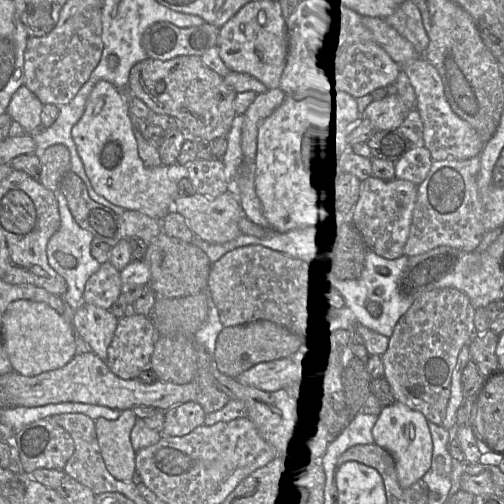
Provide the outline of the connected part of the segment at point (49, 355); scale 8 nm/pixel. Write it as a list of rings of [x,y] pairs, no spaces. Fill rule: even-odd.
[[[11,302],[2,317],[2,341],[13,371],[27,377],[59,369],[76,355],[73,325],[45,302]]]

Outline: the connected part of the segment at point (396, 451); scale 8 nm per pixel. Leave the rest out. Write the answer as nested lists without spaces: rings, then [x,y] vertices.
[[[395,401],[382,408],[372,428],[374,443],[384,448],[393,458],[399,485],[408,488],[422,479],[431,467],[433,443],[425,416],[406,405]]]

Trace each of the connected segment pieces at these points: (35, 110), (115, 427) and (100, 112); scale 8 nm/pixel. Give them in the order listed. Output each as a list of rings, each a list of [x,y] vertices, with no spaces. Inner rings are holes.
[[[20,86],[13,94],[6,113],[19,123],[25,133],[33,134],[41,128],[43,104],[25,86]]]
[[[125,409],[116,420],[99,417],[95,421],[98,445],[109,473],[117,480],[132,482],[136,452],[130,433],[137,420],[132,409]]]
[[[104,80],[97,82],[88,97],[81,119],[72,128],[72,138],[85,173],[97,194],[125,210],[141,212],[162,222],[173,211],[175,199],[179,196],[176,175],[165,165],[148,168],[139,157],[126,91]]]

